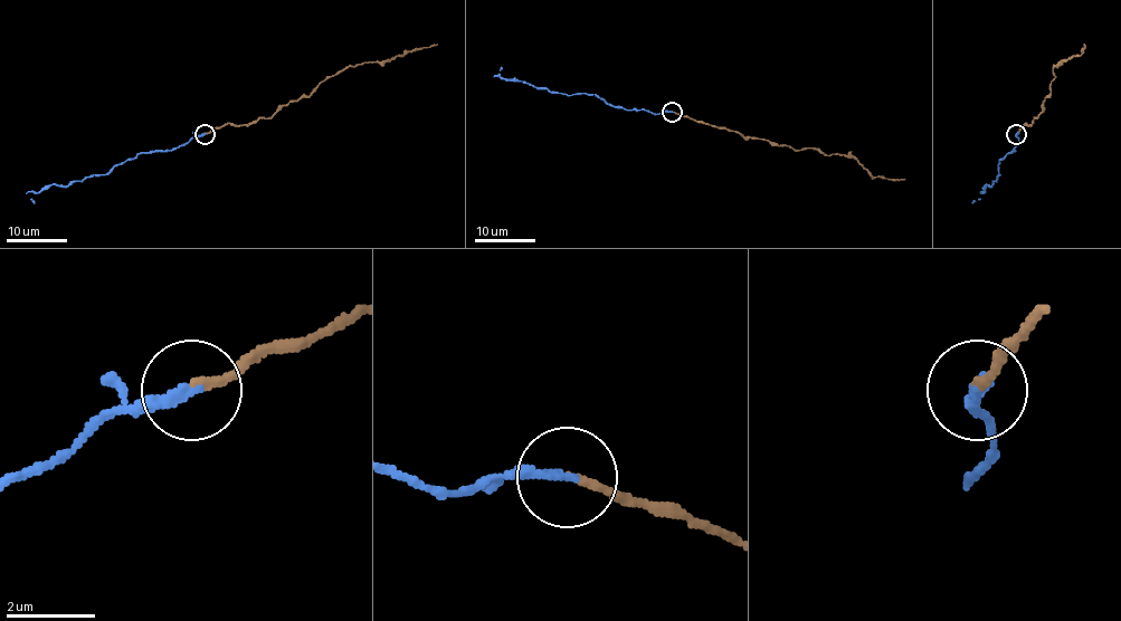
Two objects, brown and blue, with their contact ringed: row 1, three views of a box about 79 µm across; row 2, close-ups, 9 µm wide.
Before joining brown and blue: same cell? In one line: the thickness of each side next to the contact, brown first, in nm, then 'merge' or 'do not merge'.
calibres 170 and 220 nm; merge

